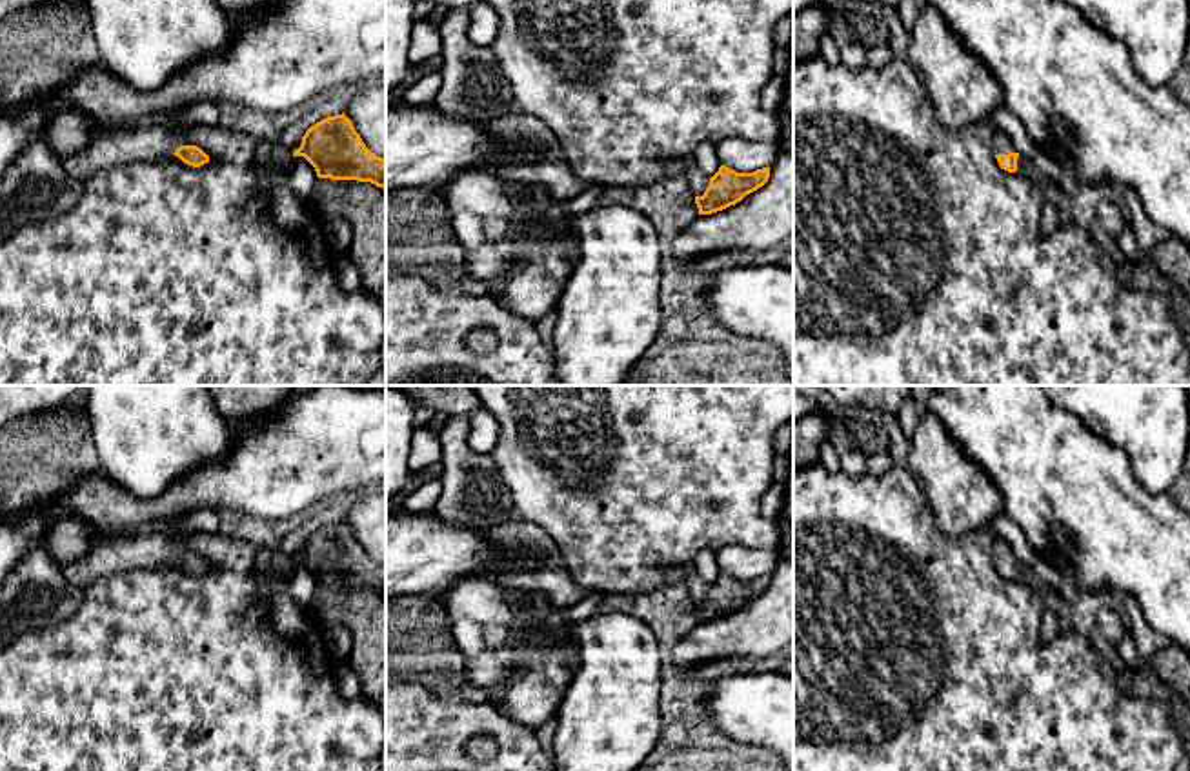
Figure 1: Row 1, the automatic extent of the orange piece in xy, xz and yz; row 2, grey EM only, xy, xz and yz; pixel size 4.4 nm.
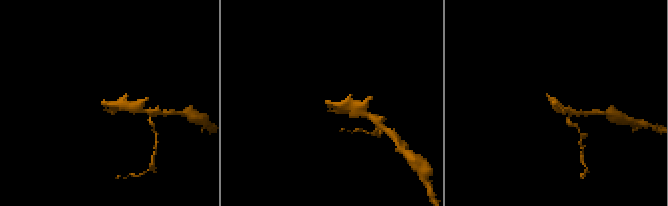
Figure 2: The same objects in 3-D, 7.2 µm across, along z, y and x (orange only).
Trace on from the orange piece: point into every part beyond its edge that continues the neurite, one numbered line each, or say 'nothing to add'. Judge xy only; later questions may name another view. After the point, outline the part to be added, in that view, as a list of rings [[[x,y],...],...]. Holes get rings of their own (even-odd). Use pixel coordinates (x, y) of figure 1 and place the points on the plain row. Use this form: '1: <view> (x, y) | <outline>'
1: xy (119, 553) | [[[169,533],[116,535],[95,538],[91,549],[64,567],[66,578],[86,591],[89,584],[113,573],[149,569],[176,558]]]

